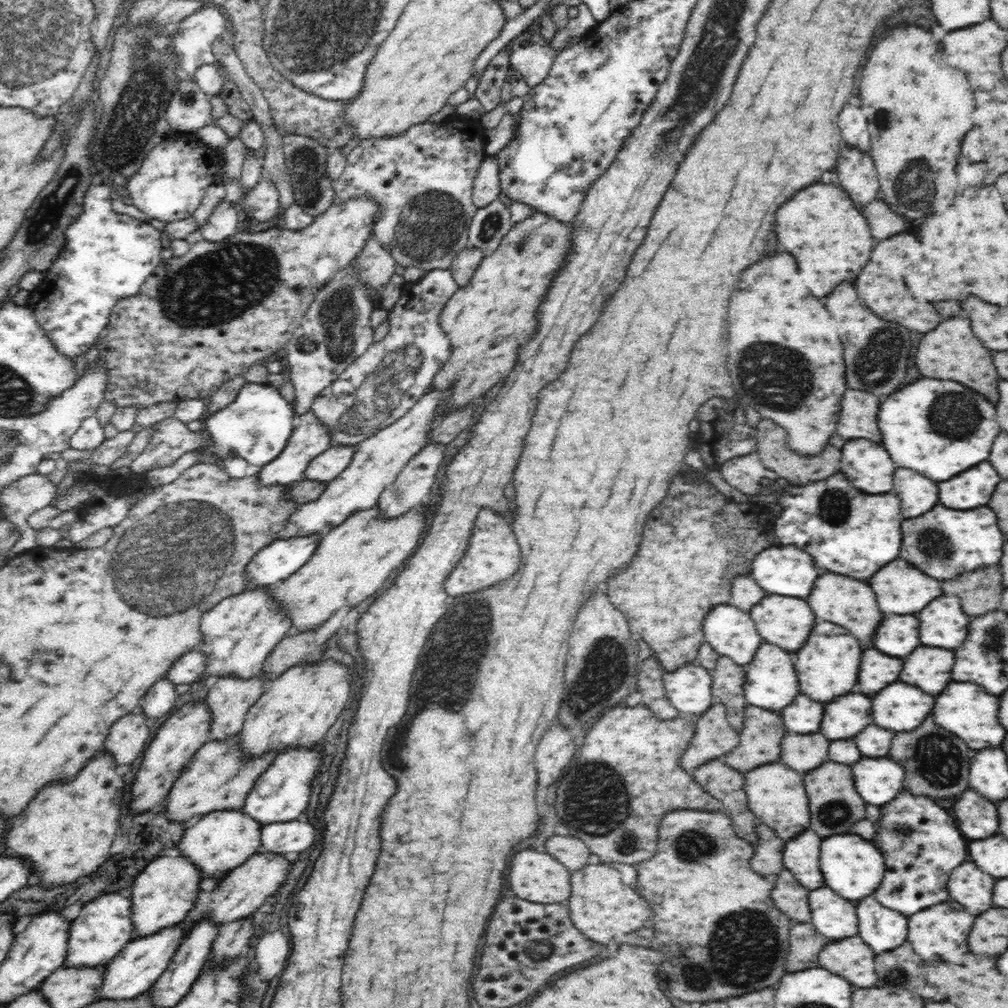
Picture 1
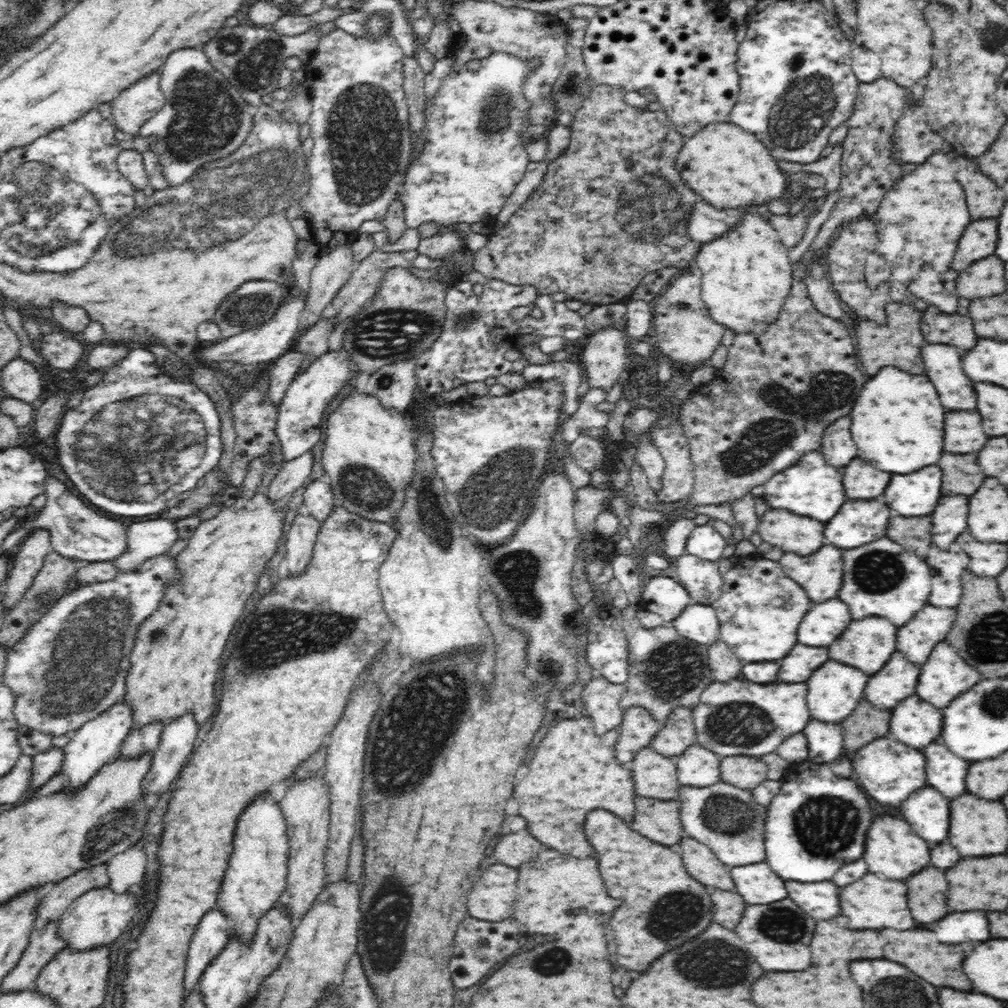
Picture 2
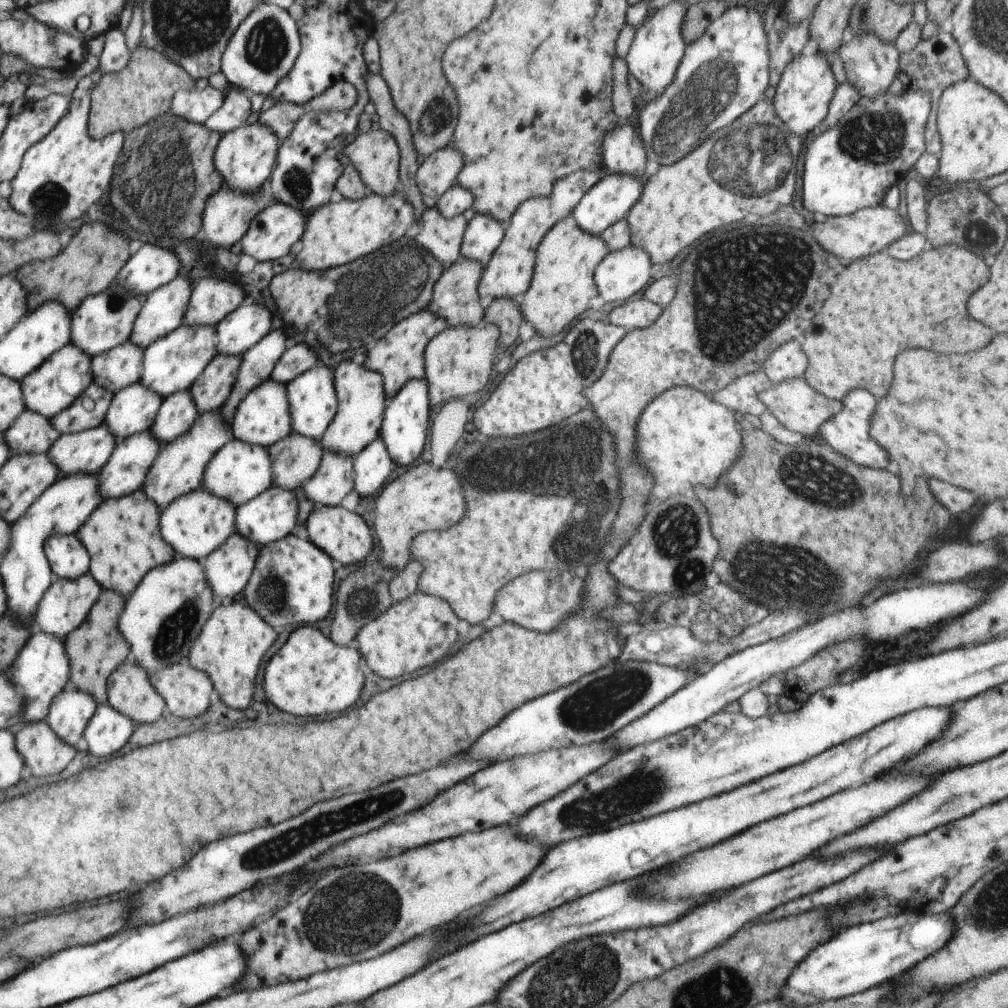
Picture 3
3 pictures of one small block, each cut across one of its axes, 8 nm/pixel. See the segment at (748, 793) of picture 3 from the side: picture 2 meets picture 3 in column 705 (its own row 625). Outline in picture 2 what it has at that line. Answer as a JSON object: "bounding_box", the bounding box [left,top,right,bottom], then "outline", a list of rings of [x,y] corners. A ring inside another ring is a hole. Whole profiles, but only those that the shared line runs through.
{"bounding_box":[798,598,852,646],"outline":[[[834,598],[822,604],[816,604],[808,614],[804,616],[800,630],[798,630],[798,642],[806,646],[830,646],[852,622],[848,606]]]}

